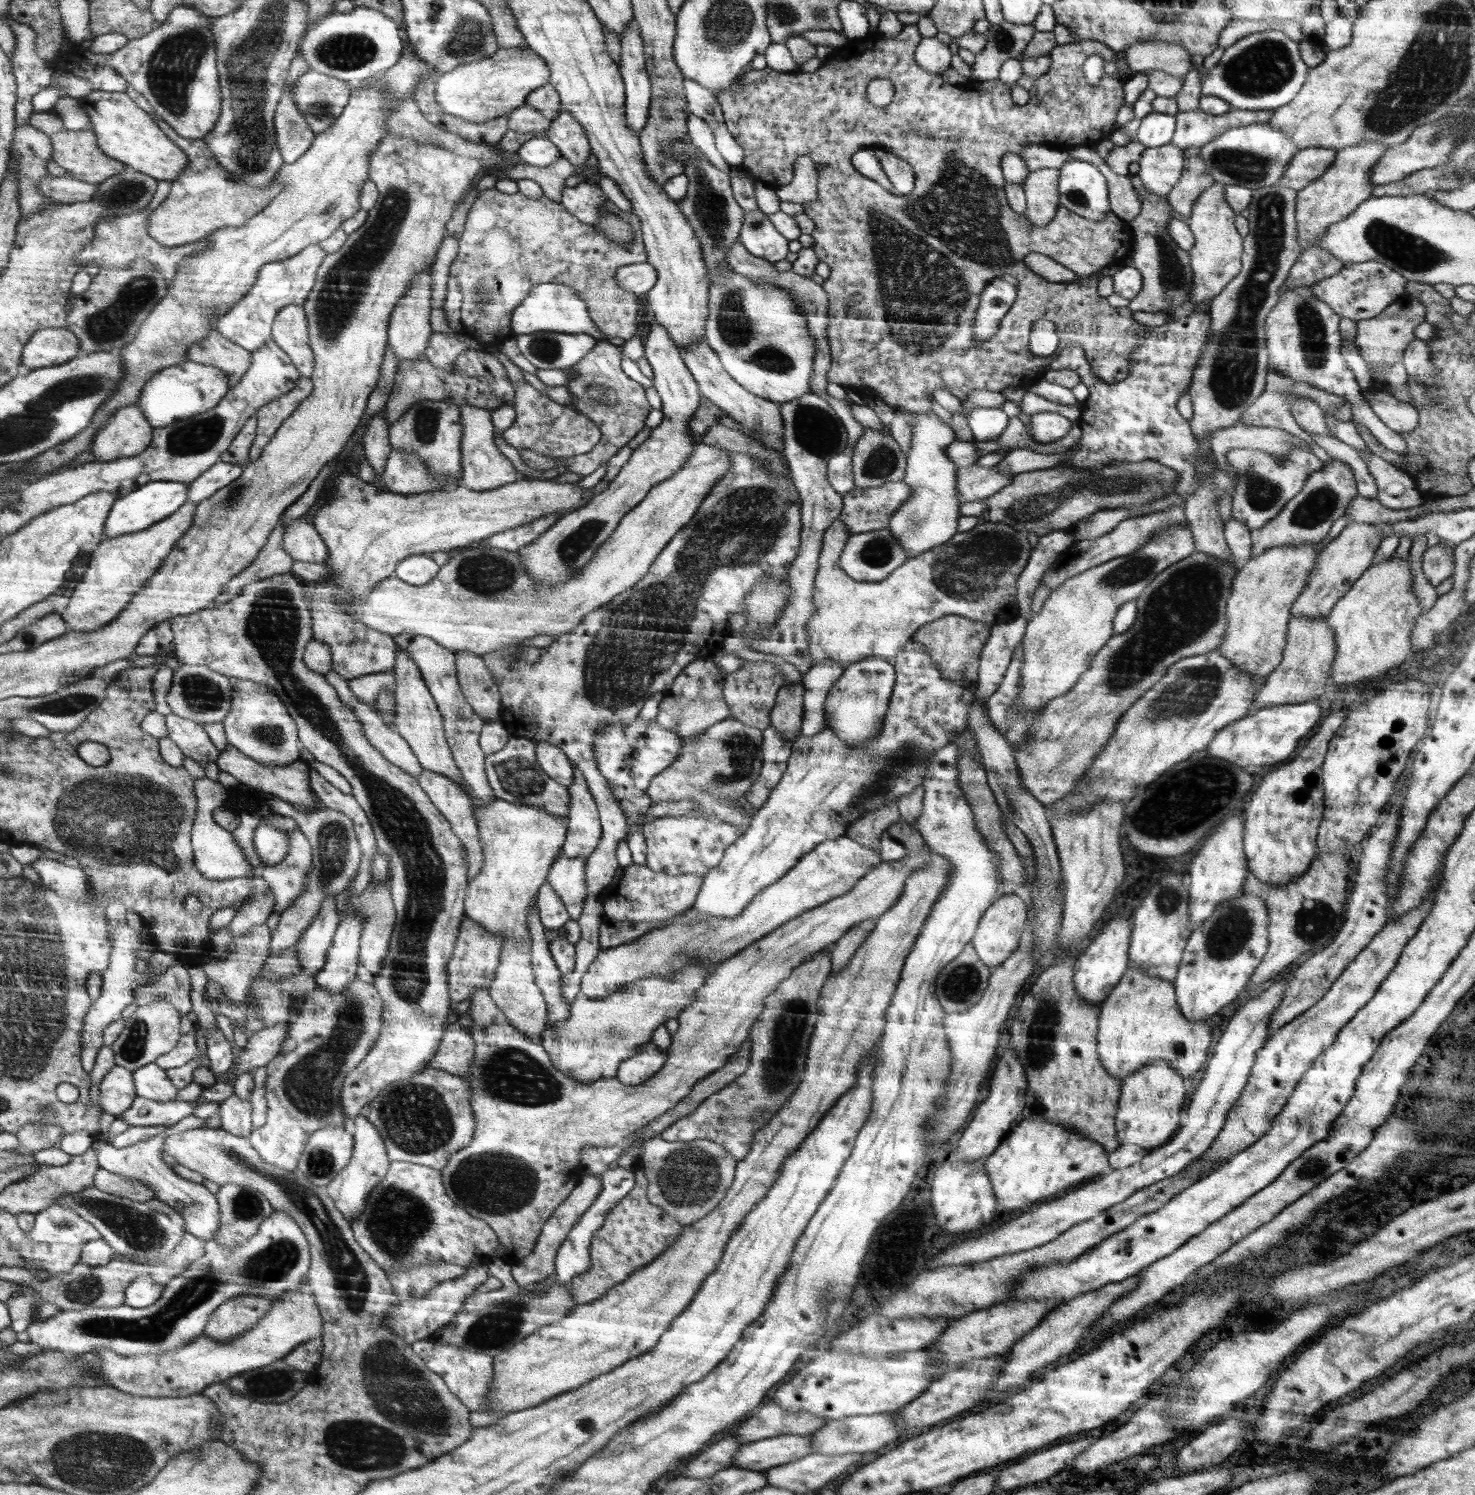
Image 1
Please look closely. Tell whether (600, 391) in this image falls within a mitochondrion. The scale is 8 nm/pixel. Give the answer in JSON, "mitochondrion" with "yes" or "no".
{"mitochondrion":"yes"}

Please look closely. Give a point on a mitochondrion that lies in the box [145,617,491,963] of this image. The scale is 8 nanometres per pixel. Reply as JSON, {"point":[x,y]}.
{"point":[332,842]}

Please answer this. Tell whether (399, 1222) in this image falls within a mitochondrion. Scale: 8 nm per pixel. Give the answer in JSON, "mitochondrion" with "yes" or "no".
{"mitochondrion":"yes"}

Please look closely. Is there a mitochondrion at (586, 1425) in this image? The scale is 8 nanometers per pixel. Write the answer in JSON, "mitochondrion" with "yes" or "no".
{"mitochondrion":"no"}

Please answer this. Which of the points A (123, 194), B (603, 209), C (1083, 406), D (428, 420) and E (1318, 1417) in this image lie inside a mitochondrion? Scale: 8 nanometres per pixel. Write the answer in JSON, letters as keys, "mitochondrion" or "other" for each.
{"A":"mitochondrion","B":"other","C":"other","D":"mitochondrion","E":"other"}

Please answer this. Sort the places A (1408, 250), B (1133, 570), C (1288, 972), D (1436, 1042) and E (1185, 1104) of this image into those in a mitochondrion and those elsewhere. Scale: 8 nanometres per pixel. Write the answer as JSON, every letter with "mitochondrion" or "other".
{"A":"mitochondrion","B":"mitochondrion","C":"other","D":"other","E":"other"}

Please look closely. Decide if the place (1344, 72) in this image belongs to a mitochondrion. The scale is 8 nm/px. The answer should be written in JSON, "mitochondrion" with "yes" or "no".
{"mitochondrion":"no"}

